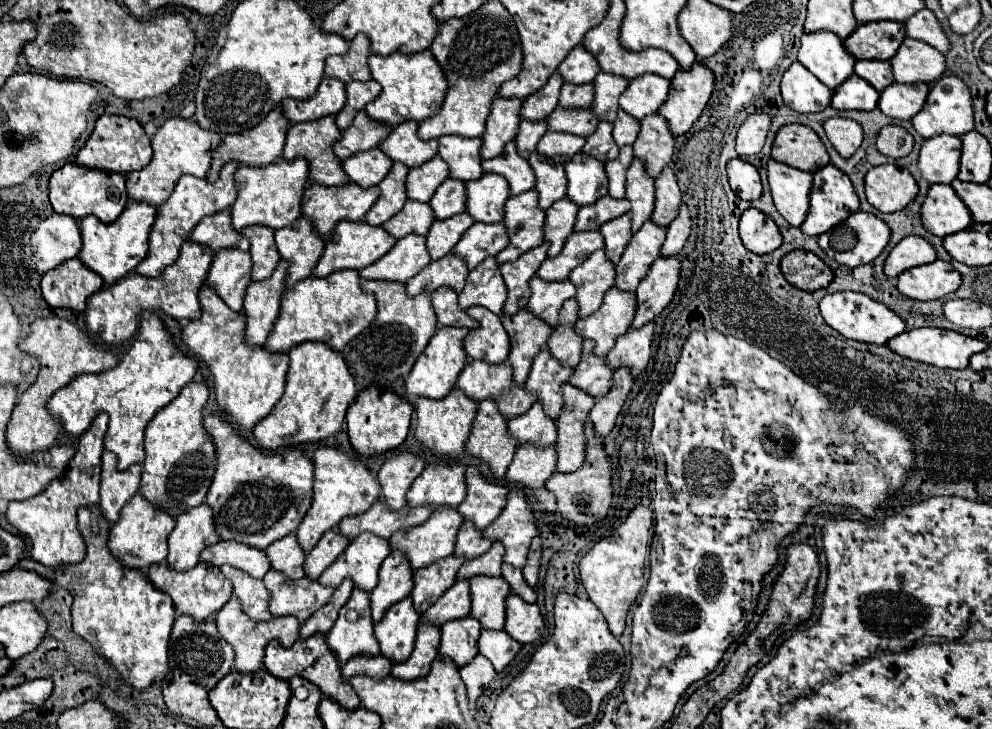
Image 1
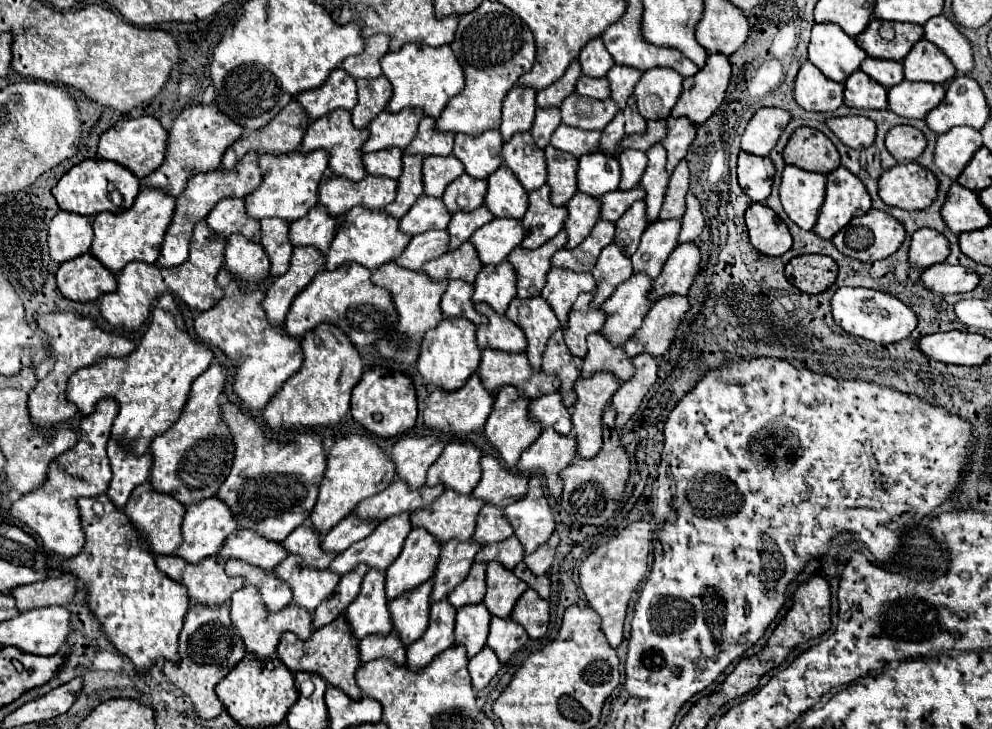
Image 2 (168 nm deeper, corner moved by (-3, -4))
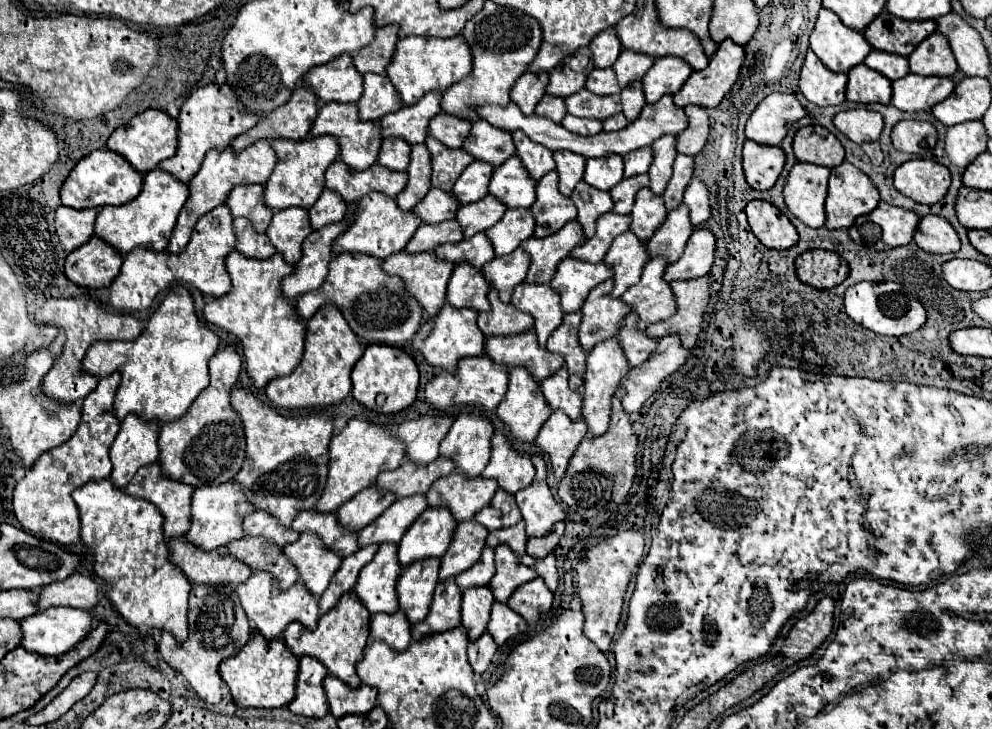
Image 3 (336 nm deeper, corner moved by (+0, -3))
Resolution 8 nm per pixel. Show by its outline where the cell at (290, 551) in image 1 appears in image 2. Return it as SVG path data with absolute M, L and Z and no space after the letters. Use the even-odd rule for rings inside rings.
M298 526L284 542L282 548L286 548L286 552L290 556L298 556L302 566L314 568L314 570L326 570L330 566L330 562L334 560L334 554L326 554L320 550L320 540L322 536L318 532L314 532L312 526Z

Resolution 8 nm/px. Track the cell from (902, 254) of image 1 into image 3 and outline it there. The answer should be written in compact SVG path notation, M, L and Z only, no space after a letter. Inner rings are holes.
M925 215L915 231L915 243L927 253L957 253L961 247L953 225L939 215Z

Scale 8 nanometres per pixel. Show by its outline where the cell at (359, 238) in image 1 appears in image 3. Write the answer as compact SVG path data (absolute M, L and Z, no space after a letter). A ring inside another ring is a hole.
M379 191L365 195L359 201L357 207L357 215L355 221L349 225L349 229L335 239L333 243L333 251L335 253L369 253L373 257L379 259L387 259L391 253L403 251L409 243L409 239L413 237L413 233L417 231L417 227L423 221L413 213L413 211L399 211L397 203L393 197L387 197Z

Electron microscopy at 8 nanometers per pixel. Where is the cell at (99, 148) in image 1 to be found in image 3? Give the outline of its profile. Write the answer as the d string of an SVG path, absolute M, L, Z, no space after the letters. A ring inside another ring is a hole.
M147 109L145 113L135 115L127 127L119 127L107 141L107 147L119 155L123 155L139 173L153 171L163 159L175 155L177 151L177 121L169 117L165 111Z

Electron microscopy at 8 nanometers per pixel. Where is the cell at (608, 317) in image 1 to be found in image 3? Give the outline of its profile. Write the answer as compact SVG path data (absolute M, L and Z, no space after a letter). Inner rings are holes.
M653 257L643 269L639 285L633 285L621 297L621 301L631 305L631 309L639 315L639 329L649 327L651 323L659 323L677 311L671 285L663 279L667 265L667 259Z

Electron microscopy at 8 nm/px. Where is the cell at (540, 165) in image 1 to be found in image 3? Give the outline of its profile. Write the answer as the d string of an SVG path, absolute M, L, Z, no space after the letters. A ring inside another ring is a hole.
M555 151L553 155L557 163L557 173L559 173L559 191L569 197L575 185L583 179L583 167L587 159L571 151Z

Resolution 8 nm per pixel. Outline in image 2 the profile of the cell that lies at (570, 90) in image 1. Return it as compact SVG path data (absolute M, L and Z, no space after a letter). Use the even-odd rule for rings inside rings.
M580 76L578 84L576 84L576 94L586 96L586 98L594 98L594 100L606 100L606 98L610 98L608 80L606 78Z

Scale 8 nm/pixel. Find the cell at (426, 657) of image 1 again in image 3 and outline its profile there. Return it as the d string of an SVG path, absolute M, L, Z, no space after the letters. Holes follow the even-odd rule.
M455 579L447 583L437 583L435 597L429 615L411 627L411 635L415 639L423 639L425 635L433 635L439 631L447 631L461 623L461 591Z

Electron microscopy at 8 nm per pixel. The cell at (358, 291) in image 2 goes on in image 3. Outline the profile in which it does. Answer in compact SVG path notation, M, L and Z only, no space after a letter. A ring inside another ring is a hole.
M343 253L337 255L329 265L329 275L325 283L301 295L297 299L297 313L303 319L311 319L321 305L337 305L357 337L367 343L385 343L385 345L403 345L413 339L423 321L423 307L403 291L403 281L397 275L387 275L381 267L381 259L373 255L355 255Z

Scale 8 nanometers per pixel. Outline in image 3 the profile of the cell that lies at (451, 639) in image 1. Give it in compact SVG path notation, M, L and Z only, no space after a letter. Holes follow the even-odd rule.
M469 587L463 591L463 627L469 633L469 641L475 641L481 637L481 633L487 629L489 623L489 611L495 597L491 595L489 587Z

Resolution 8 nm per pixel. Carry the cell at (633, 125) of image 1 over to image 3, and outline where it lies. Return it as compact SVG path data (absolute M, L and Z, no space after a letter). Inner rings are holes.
M635 81L635 83L627 85L627 87L621 91L621 103L623 103L623 113L625 113L625 117L627 117L629 121L633 121L633 119L641 113L643 105L647 103L647 101L645 101L645 93L643 93L643 83L641 83L641 81Z

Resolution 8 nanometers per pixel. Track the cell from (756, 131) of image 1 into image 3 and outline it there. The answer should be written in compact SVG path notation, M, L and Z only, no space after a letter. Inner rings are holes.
M771 93L751 113L745 135L757 143L779 145L785 139L789 125L805 115L807 111L797 101L797 97L789 93Z

